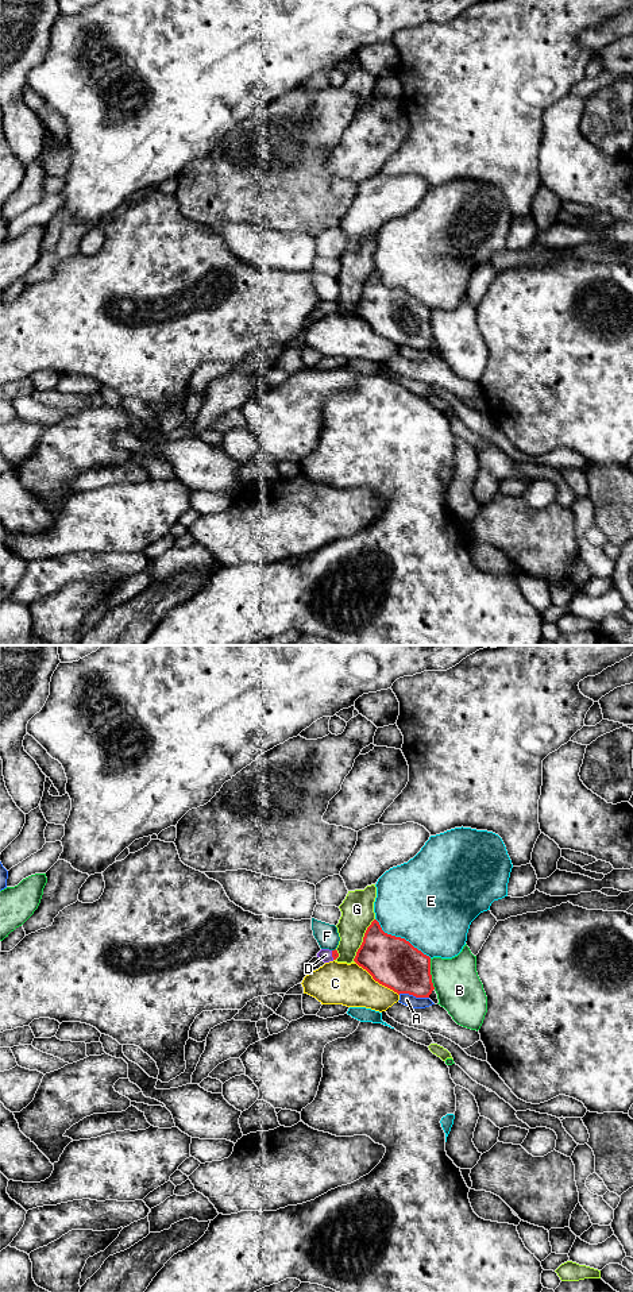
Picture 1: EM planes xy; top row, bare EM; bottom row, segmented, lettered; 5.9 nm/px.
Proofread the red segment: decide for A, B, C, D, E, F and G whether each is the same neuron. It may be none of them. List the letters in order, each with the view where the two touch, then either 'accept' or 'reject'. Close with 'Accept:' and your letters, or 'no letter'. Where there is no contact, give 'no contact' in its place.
A: contact in xy; reject
B: contact in xy; reject
C: contact in xy; reject
D: contact in xy; accept
E: contact in xy; reject
F: contact in xy; reject
G: contact in xy; reject
Accept: D

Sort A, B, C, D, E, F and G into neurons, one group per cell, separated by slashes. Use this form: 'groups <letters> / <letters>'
groups A / B / C / D / E / F / G

